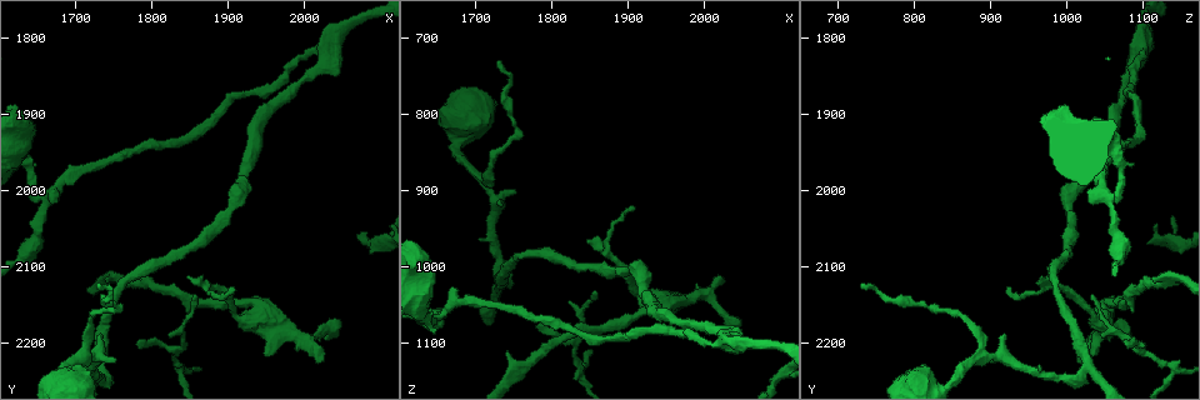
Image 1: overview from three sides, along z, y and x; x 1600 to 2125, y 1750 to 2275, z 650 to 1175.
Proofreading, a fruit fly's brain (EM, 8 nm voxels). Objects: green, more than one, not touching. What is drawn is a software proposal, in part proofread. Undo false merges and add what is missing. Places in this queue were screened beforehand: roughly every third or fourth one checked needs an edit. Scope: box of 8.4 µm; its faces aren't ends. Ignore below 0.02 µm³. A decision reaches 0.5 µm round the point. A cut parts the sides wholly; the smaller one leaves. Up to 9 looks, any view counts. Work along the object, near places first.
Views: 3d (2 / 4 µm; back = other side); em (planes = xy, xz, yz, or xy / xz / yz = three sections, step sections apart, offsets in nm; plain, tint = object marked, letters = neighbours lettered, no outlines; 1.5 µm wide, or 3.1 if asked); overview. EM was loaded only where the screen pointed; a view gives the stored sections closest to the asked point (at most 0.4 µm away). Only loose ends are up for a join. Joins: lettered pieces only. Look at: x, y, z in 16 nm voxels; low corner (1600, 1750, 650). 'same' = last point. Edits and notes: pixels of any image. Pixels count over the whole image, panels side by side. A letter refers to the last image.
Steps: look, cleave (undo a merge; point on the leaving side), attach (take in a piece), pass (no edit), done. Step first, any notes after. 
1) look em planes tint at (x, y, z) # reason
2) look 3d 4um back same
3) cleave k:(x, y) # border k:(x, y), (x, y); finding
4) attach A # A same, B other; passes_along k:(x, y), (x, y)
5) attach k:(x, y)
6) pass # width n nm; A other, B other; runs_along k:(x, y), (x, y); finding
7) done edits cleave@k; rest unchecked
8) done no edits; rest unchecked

look 3d 4um back at (1655, 2015, 1065)

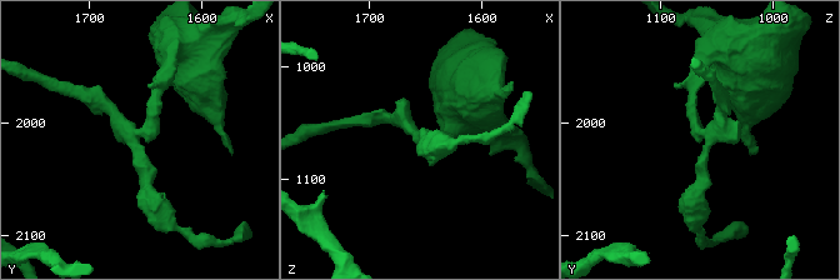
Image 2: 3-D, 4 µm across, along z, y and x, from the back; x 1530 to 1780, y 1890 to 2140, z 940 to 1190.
look em planes tint at (1654, 2012, 1064) # arms 3; arm_widths 220, 220, 220 nm; shape alone is not enough

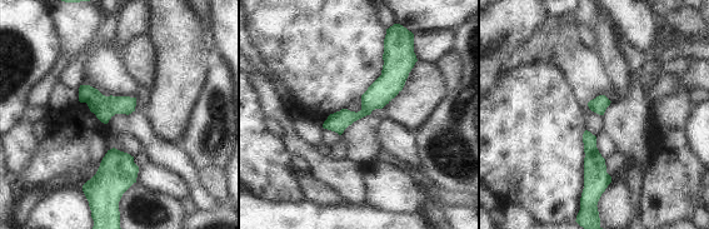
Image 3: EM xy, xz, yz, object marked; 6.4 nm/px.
look em planes letters same

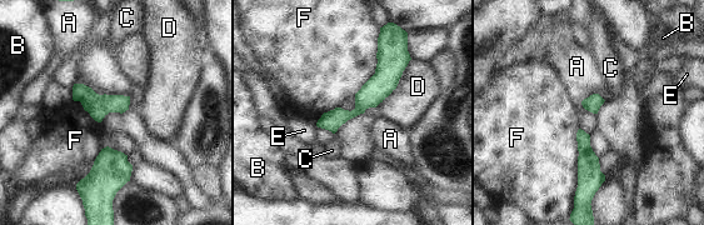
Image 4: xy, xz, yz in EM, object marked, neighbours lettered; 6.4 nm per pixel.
pass # A other, B other, C other, D other, E other, F other; runs_along 4:(392, 49), (385, 80), (352, 114), (320, 124); one cell here

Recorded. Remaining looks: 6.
look em planes plain at (2025, 2225, 1020) # free end

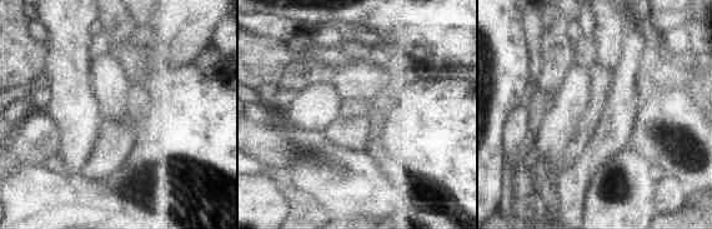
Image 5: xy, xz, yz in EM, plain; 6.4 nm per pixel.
look em planes tint same

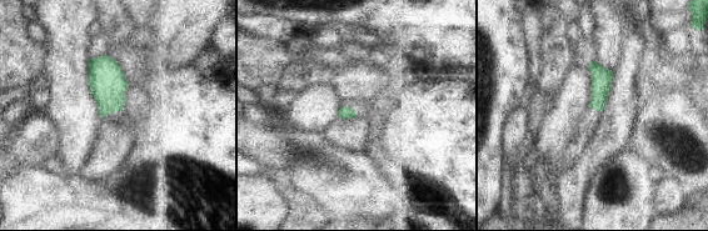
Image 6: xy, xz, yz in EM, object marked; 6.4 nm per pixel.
look em planes letters same # see the neighbours

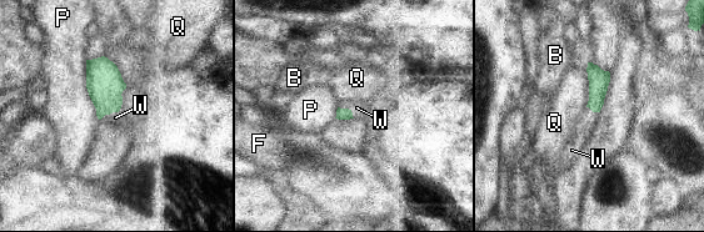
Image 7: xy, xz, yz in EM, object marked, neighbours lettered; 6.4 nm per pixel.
attach 7:(115, 117) # longest_contact P 400 nm; B other, F other, P other, Q other, W same; passes_along 7:(104, 82), (109, 114), (115, 117); it goes on there

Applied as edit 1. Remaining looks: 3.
look em planes plain at (1835, 2230, 1140) # sharp bend

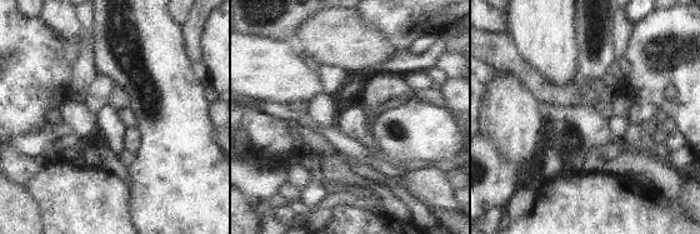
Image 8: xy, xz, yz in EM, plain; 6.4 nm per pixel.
look em planes letters same

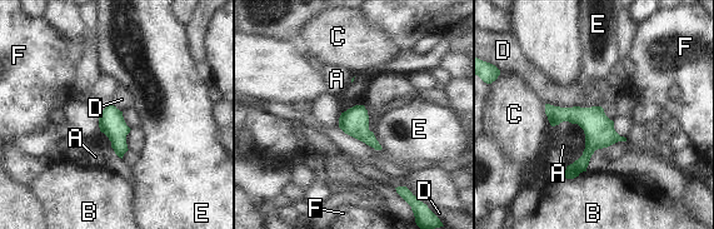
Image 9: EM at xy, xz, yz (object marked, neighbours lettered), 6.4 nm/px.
pass # longest_contact D 360 nm; A other, B other, C other, D other, E other, F other; border 9:(545, 103), (560, 106), (600, 106); continuous, no second cell

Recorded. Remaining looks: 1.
done edits attach@7; rest unchecked

